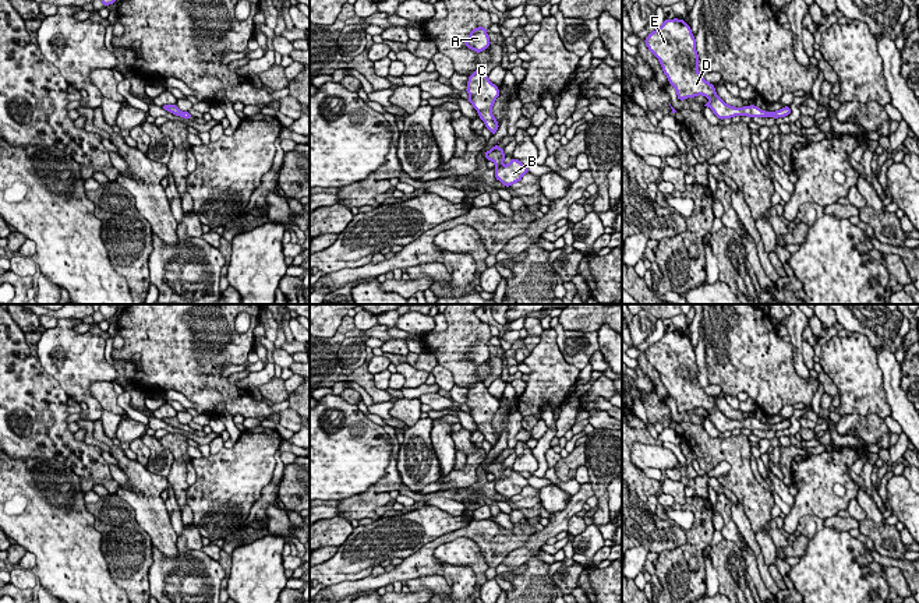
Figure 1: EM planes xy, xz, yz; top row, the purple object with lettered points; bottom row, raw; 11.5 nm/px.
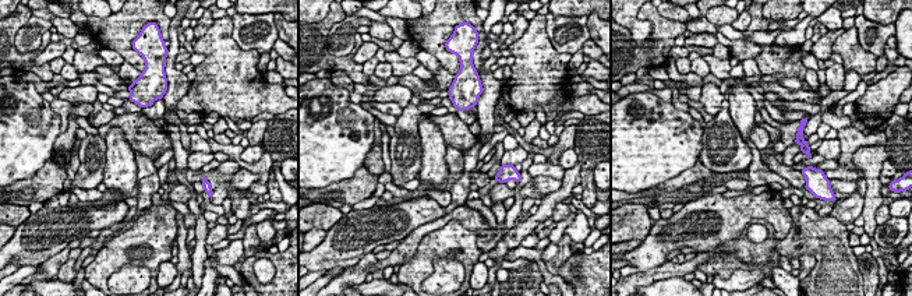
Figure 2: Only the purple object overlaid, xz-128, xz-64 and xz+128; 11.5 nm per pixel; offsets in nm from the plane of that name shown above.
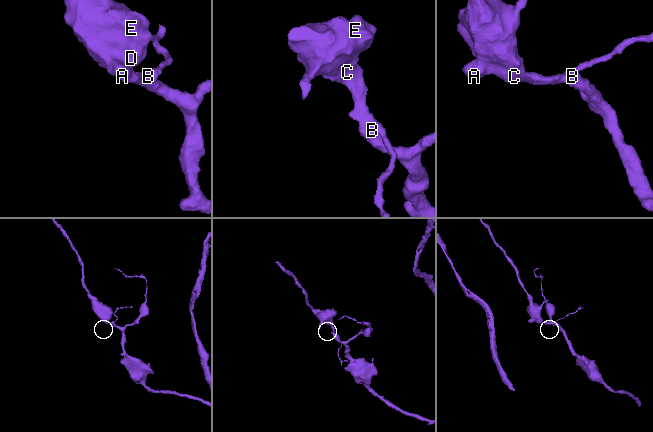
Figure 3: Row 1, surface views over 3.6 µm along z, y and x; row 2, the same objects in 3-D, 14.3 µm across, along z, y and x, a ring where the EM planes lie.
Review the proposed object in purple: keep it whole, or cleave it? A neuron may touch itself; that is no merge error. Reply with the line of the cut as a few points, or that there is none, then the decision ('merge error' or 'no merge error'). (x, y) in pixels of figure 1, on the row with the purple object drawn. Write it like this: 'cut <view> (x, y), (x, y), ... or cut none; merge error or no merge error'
cut none; no merge error

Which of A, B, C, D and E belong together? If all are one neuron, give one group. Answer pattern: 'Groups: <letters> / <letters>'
Groups: A B C D E

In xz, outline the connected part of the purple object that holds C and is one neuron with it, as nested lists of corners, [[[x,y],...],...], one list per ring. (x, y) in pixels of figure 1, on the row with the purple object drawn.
[[[478,68],[469,77],[466,92],[470,95],[469,102],[477,110],[485,127],[494,135],[499,128],[496,119],[491,113],[492,105],[499,96],[499,89],[488,80],[484,68]]]

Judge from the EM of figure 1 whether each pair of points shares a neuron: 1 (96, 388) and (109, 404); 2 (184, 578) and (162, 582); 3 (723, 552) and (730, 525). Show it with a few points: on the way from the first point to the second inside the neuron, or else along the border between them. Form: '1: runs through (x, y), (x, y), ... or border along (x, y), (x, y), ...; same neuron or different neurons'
1: runs through (101, 392), (108, 399); same neuron
2: runs through (179, 578), (168, 582); same neuron
3: border along (723, 536), (741, 550); different neurons

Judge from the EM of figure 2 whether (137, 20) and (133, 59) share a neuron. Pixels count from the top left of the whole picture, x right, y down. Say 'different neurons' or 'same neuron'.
same neuron

